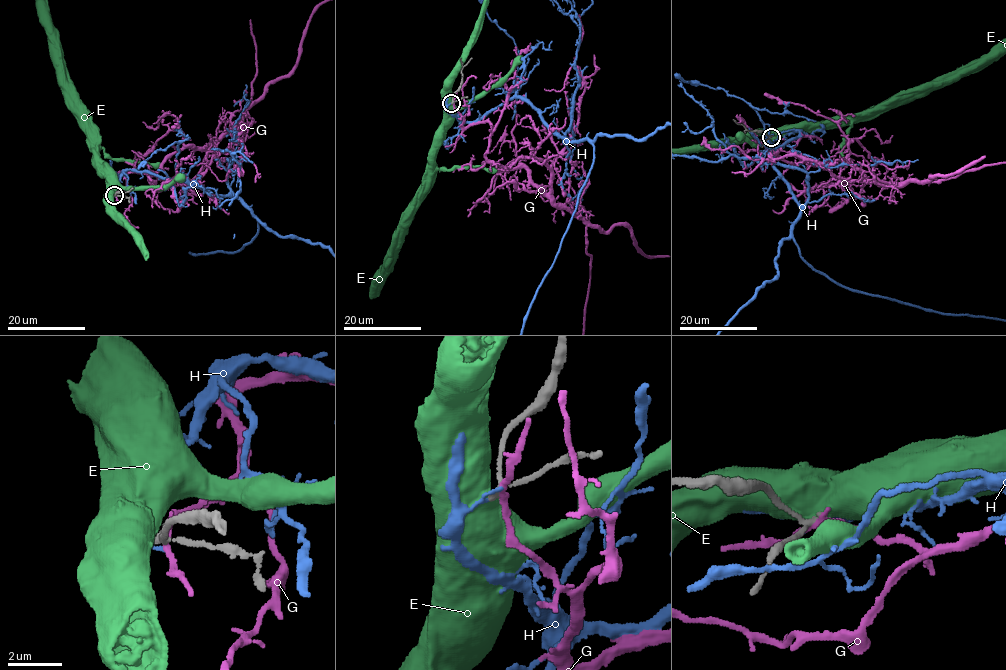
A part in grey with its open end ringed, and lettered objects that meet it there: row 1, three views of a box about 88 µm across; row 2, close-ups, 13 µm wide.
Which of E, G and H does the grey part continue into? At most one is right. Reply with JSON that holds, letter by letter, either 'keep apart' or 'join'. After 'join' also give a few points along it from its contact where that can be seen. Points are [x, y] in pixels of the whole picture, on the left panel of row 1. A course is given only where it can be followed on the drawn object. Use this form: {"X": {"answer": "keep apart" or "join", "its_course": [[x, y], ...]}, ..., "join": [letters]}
{"E": {"answer": "keep apart"}, "G": {"answer": "keep apart"}, "H": {"answer": "keep apart"}, "join": []}

